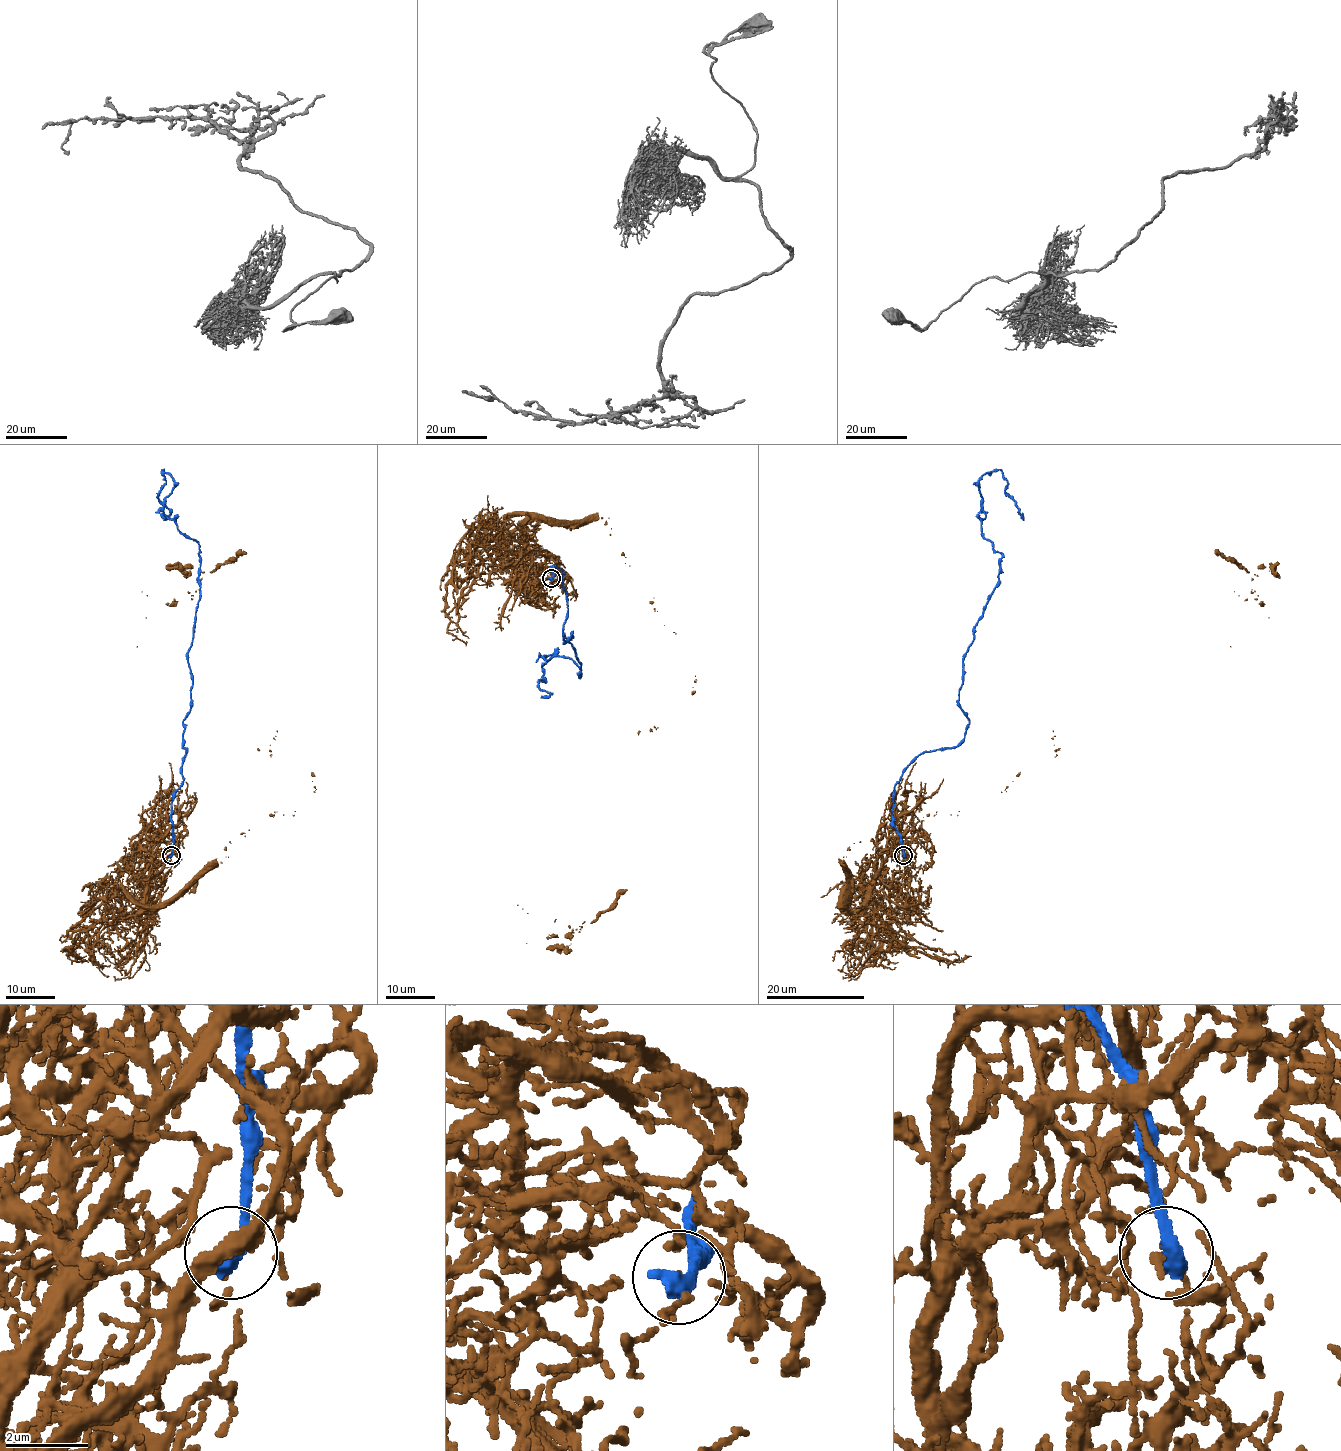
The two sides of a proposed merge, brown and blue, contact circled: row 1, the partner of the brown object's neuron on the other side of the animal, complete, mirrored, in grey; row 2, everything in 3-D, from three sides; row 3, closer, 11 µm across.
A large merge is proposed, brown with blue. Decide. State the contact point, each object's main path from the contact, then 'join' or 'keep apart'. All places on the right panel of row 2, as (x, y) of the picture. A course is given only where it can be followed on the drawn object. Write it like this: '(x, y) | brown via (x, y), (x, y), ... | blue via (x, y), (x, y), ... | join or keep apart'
(903, 855) | brown via (904, 854), (904, 905), (874, 887), (846, 907), (853, 843), (936, 811), (958, 815), (1274, 566) | blue via (904, 854), (894, 787), (921, 754), (964, 738), (963, 657), (998, 581), (978, 480), (1002, 471), (1023, 513) | keep apart

